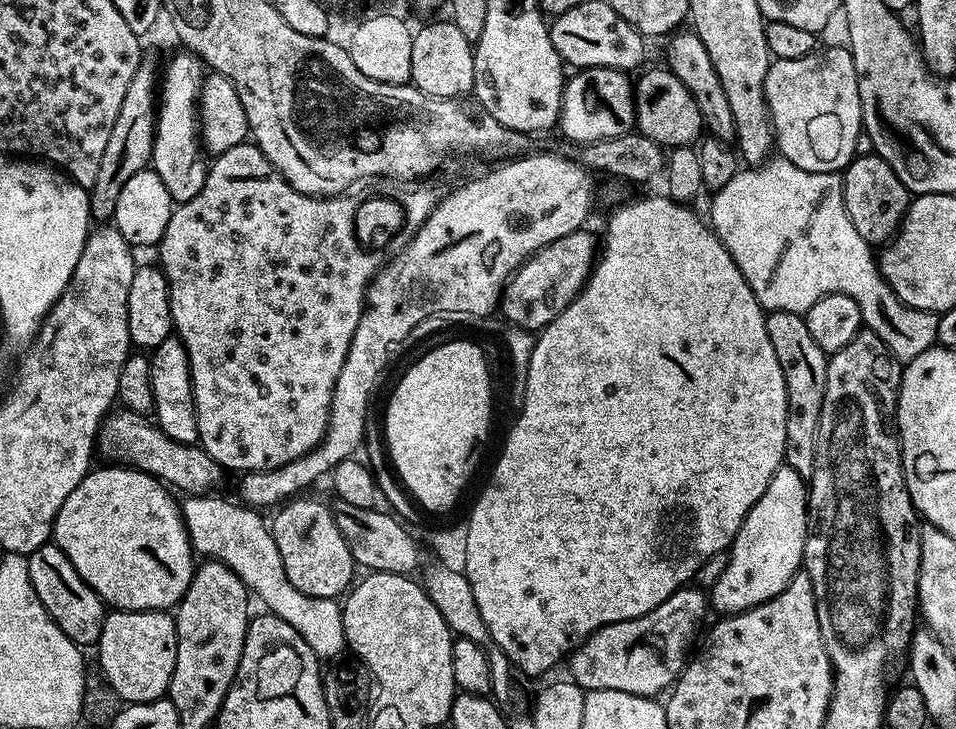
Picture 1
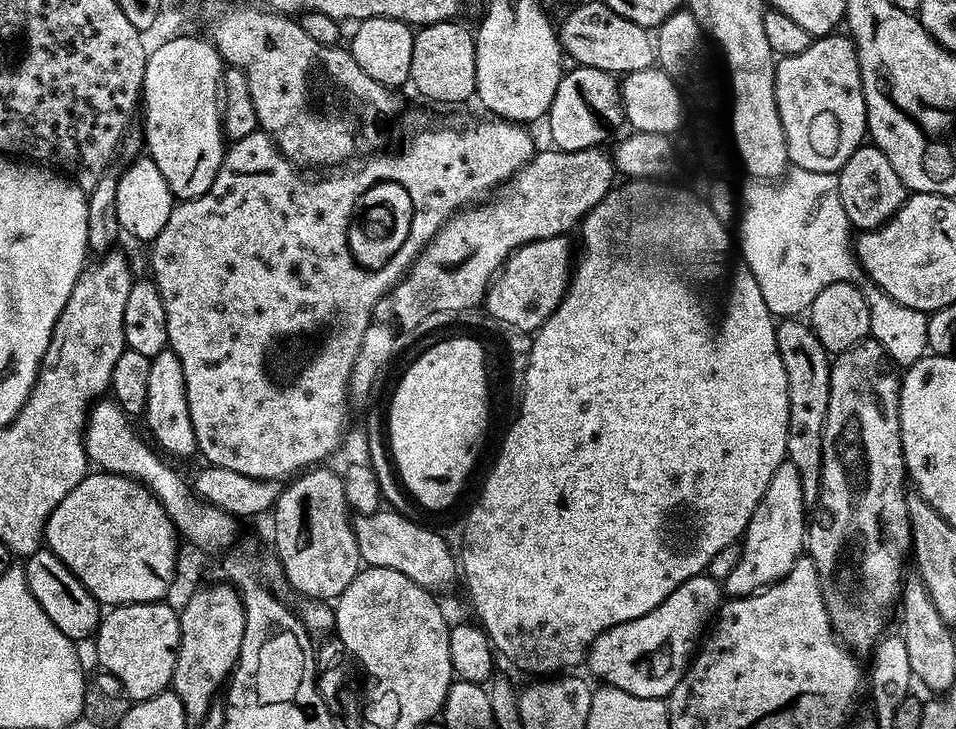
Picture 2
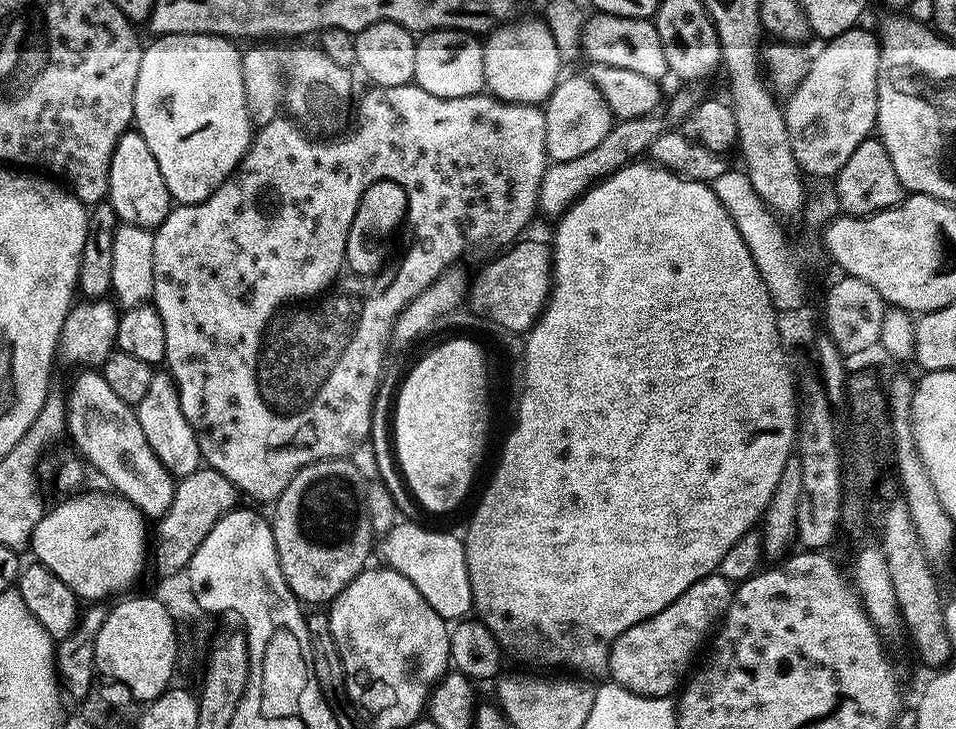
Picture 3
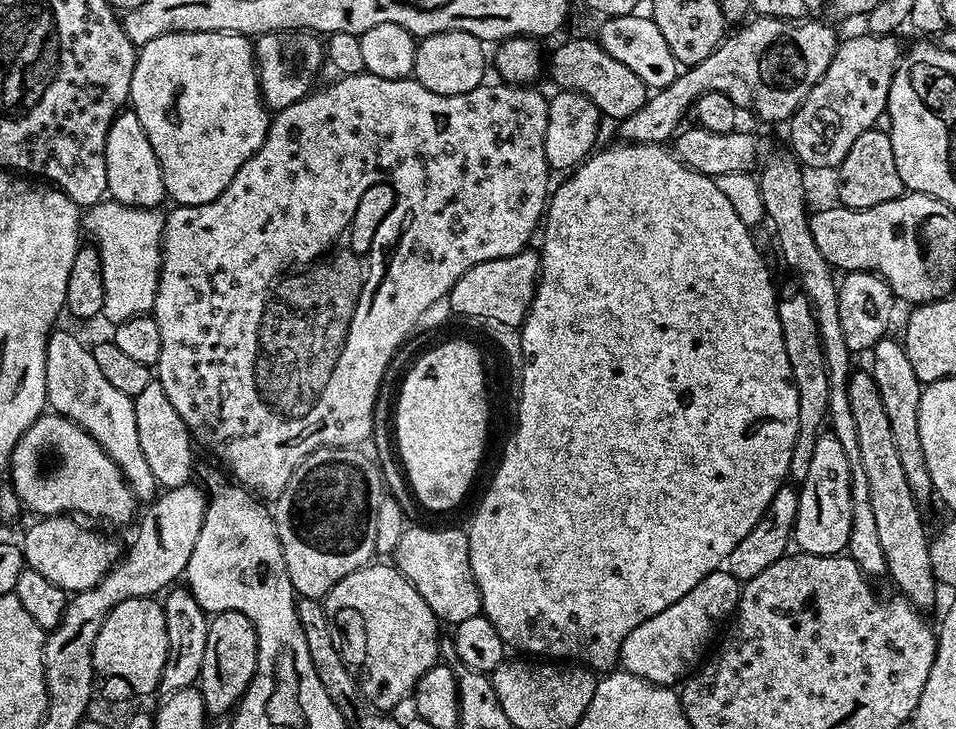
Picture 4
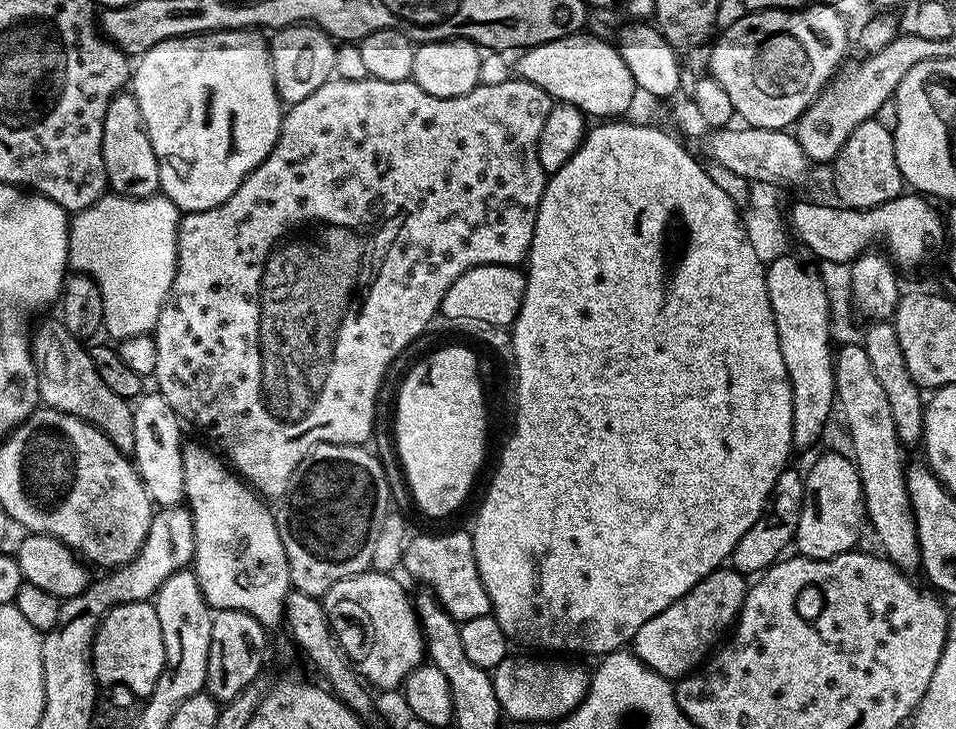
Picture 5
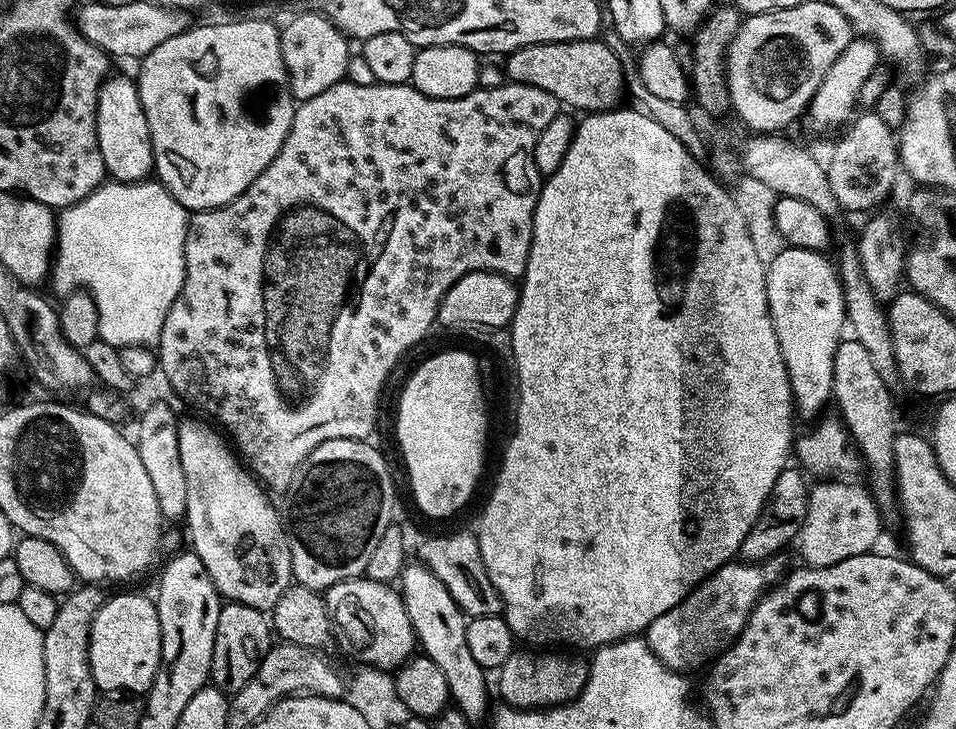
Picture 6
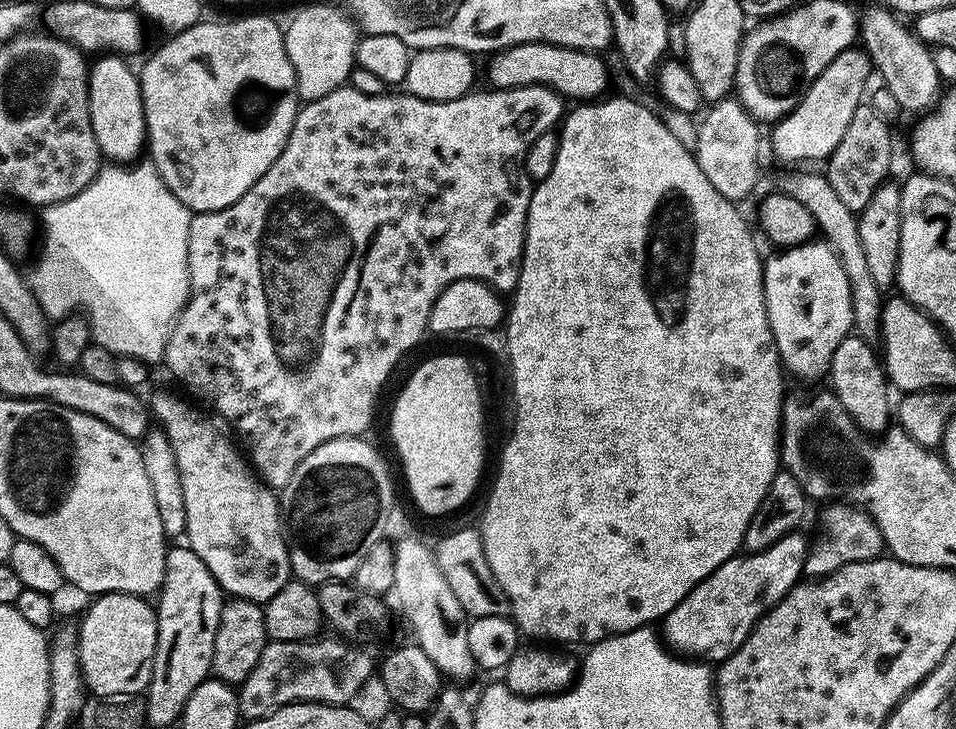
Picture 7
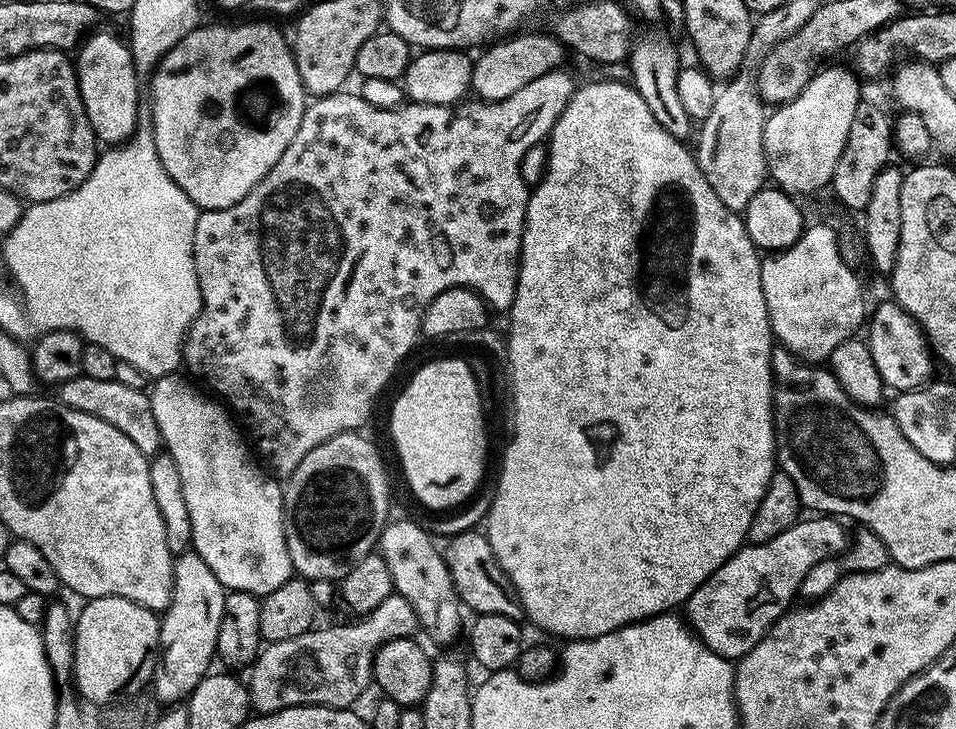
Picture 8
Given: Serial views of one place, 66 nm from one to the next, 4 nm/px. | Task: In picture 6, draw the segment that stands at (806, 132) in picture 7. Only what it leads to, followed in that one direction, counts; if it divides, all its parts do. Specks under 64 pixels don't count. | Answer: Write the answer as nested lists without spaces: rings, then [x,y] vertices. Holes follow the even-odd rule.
[[[865,36],[853,38],[846,46],[846,50],[842,50],[842,54],[834,58],[834,66],[826,70],[826,78],[822,78],[822,86],[818,86],[814,98],[808,103],[806,121],[808,120],[809,130],[812,132],[834,131],[835,133],[843,129],[857,111],[862,86],[866,86],[866,82],[872,76],[877,75],[879,68],[876,67],[879,64],[882,64],[879,46]]]

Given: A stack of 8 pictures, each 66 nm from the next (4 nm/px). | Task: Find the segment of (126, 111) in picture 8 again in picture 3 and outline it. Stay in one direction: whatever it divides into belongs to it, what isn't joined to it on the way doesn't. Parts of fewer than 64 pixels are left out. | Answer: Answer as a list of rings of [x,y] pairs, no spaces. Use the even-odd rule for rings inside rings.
[[[129,130],[118,138],[118,146],[114,146],[114,154],[108,171],[107,203],[111,204],[117,221],[121,225],[132,224],[135,228],[155,230],[172,211],[174,201],[166,186],[166,178],[162,178],[162,170],[158,170],[158,162],[154,162],[154,154],[150,154],[150,146],[146,146],[146,138],[135,130]]]

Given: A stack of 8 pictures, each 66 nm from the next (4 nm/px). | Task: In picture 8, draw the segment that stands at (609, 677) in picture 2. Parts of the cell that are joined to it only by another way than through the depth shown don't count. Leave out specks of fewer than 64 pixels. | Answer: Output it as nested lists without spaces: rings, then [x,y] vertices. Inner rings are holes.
[[[827,514],[804,519],[797,519],[778,538],[770,538],[770,542],[749,543],[740,548],[690,594],[687,623],[714,654],[735,662],[754,650],[772,623],[789,611],[792,595],[799,593],[806,570],[831,556],[839,556],[848,547],[850,532],[840,525],[843,523],[839,519]]]

